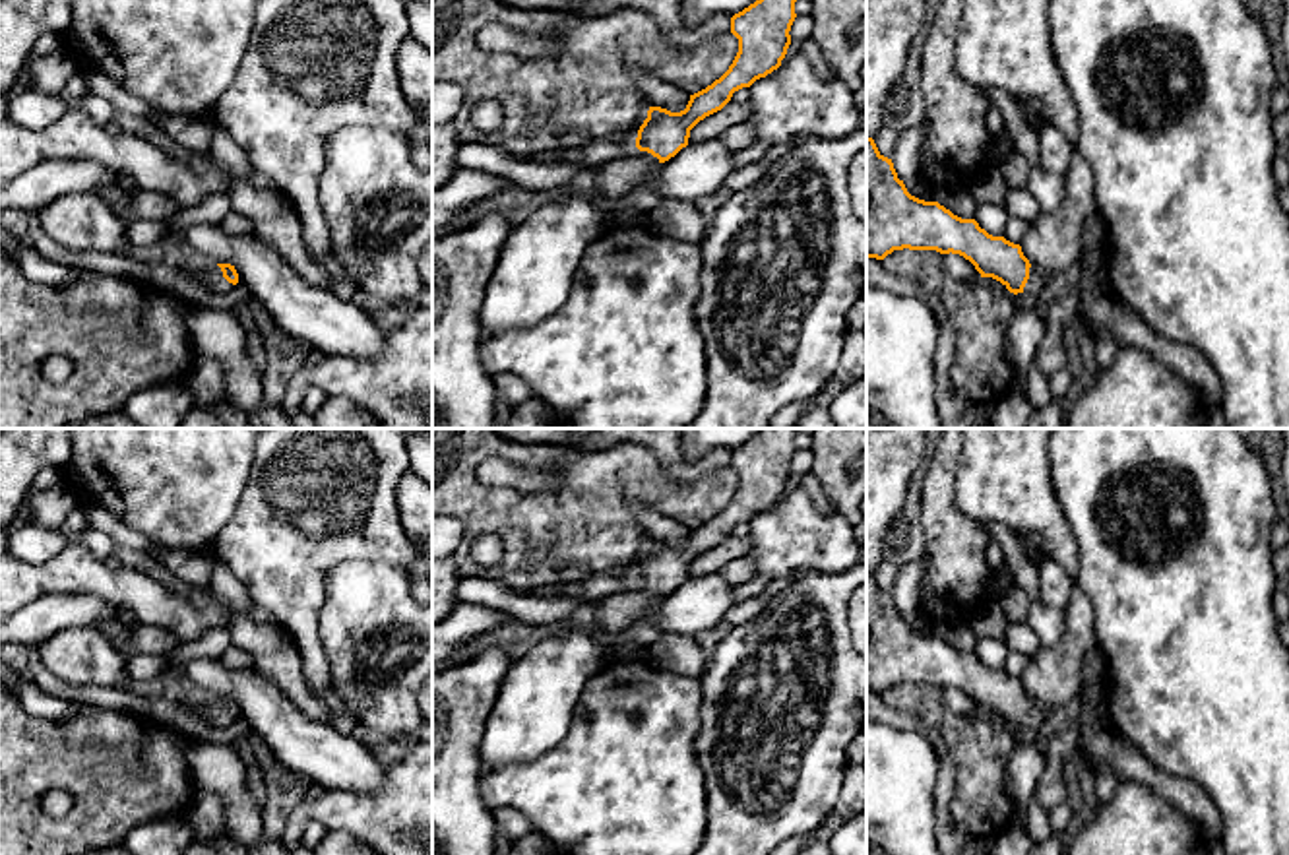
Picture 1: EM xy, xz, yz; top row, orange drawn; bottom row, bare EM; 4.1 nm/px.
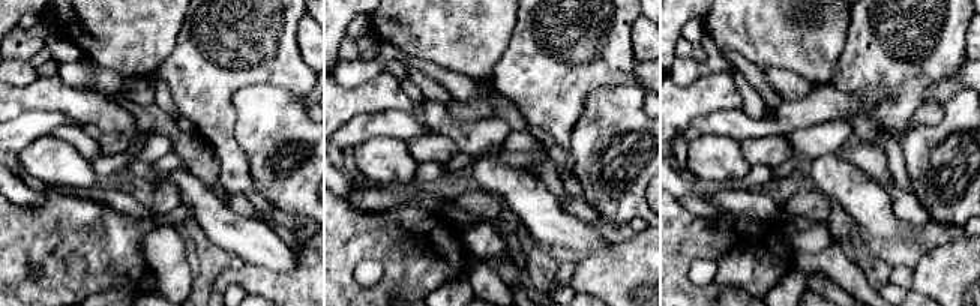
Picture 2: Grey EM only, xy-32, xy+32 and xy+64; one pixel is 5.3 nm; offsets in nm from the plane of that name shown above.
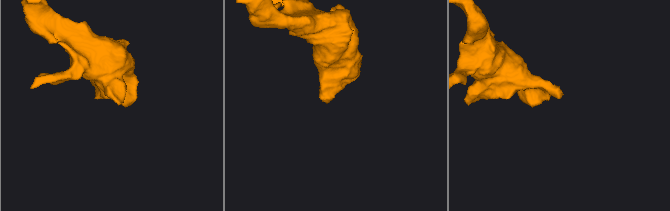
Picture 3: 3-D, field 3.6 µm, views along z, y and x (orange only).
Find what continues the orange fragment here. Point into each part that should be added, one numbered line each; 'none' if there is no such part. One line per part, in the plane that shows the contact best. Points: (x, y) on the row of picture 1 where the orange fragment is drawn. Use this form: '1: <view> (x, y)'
1: yz (1036, 284)

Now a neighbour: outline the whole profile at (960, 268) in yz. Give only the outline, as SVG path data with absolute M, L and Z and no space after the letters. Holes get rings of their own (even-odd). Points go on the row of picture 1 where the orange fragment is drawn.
M942 254L942 262L946 271L959 281L975 281L981 277L975 266L959 254Z

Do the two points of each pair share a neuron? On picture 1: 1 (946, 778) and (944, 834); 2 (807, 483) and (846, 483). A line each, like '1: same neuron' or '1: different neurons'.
1: same neuron
2: different neurons

